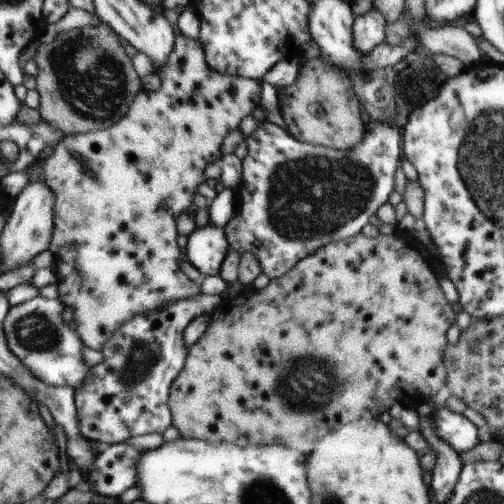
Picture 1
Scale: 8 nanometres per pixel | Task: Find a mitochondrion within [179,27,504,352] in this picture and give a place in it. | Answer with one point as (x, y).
(309, 197)

